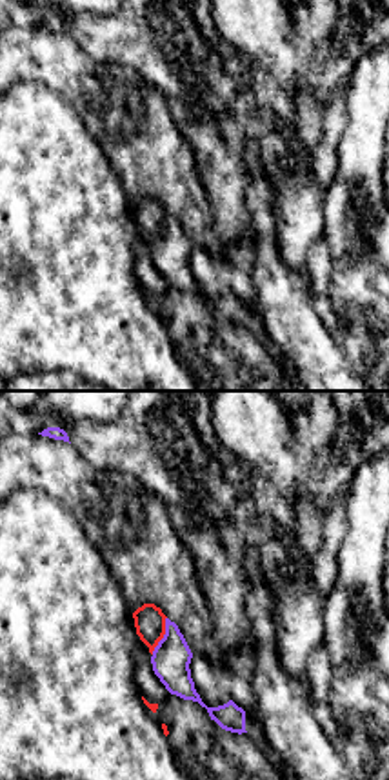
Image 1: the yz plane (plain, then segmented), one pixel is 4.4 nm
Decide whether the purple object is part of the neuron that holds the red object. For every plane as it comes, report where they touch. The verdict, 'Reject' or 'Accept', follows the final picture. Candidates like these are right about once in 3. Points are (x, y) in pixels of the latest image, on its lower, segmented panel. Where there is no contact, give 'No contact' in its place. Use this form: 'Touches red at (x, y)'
Touches red at (164, 633)

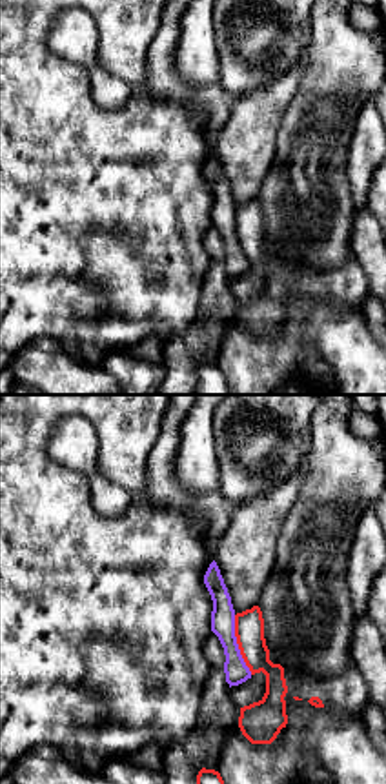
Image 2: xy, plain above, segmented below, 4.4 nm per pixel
Touches red at (237, 643)

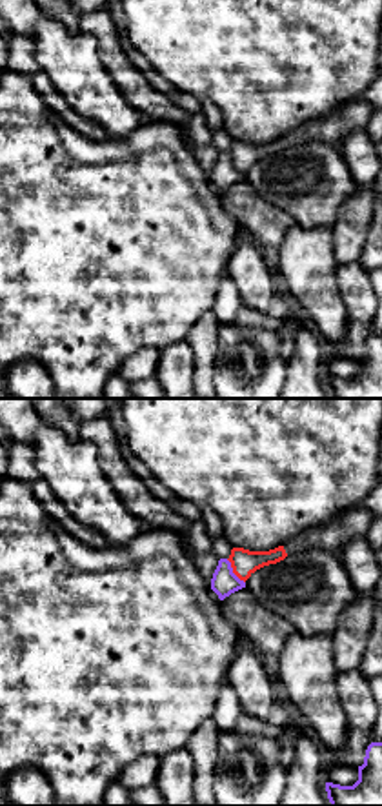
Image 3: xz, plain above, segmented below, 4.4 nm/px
Touches red at (233, 572)

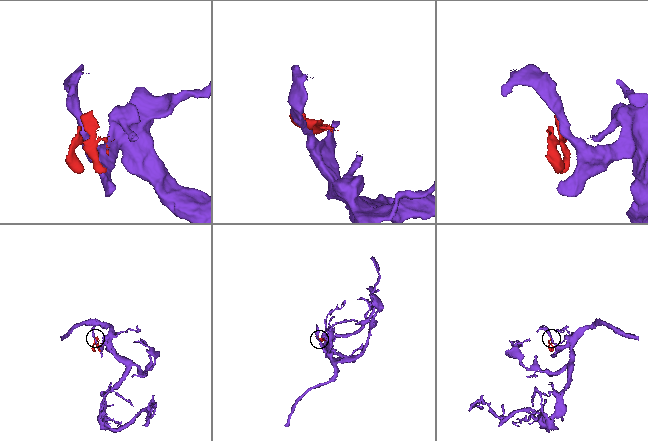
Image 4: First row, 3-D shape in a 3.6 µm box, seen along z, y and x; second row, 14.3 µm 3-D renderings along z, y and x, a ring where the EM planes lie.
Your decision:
Reject

